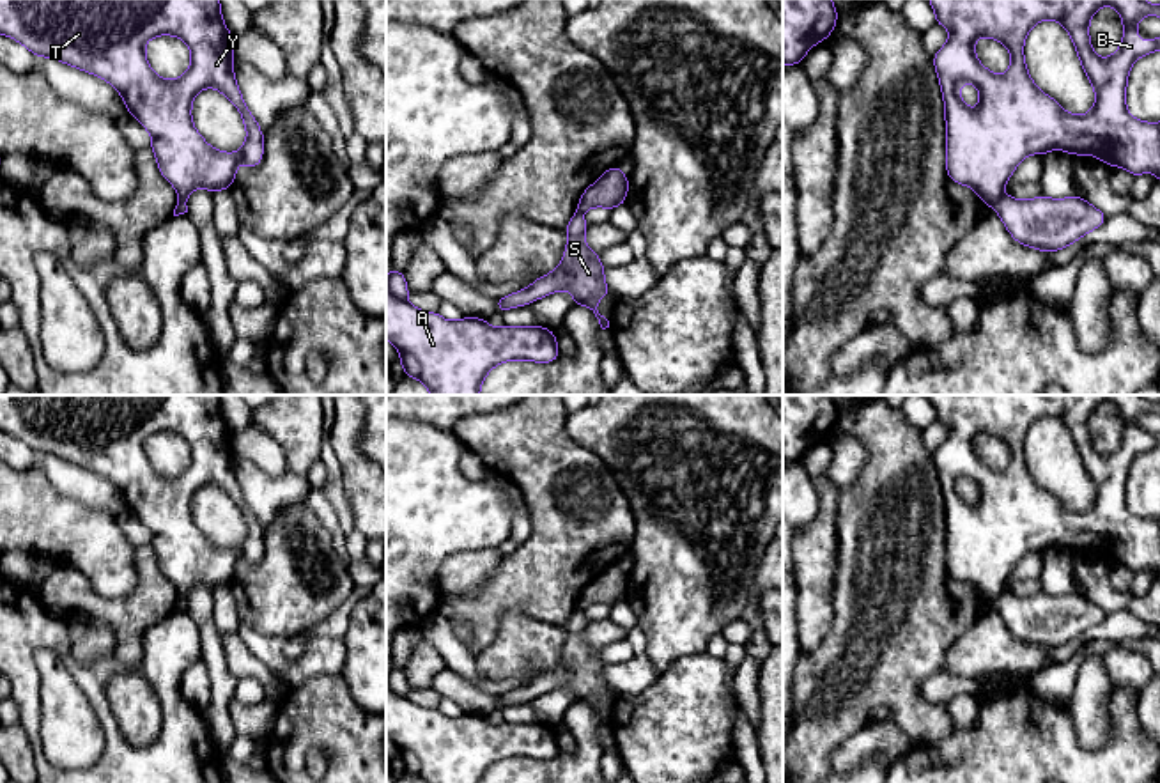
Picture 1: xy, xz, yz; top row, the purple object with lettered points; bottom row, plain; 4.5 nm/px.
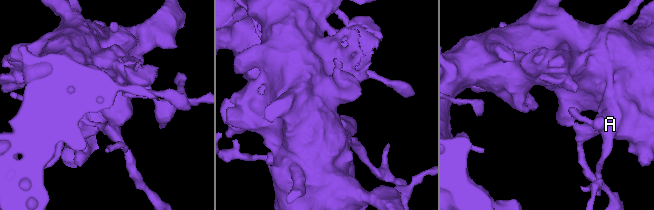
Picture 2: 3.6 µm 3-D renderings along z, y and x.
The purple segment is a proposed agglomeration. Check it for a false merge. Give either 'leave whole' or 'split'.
split

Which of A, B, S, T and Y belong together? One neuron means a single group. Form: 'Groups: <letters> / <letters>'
Groups: A B T Y / S

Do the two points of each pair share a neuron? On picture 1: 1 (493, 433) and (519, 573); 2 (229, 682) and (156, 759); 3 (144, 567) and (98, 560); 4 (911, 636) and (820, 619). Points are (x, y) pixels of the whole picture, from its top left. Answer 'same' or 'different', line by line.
1: same
2: different
3: different
4: different

